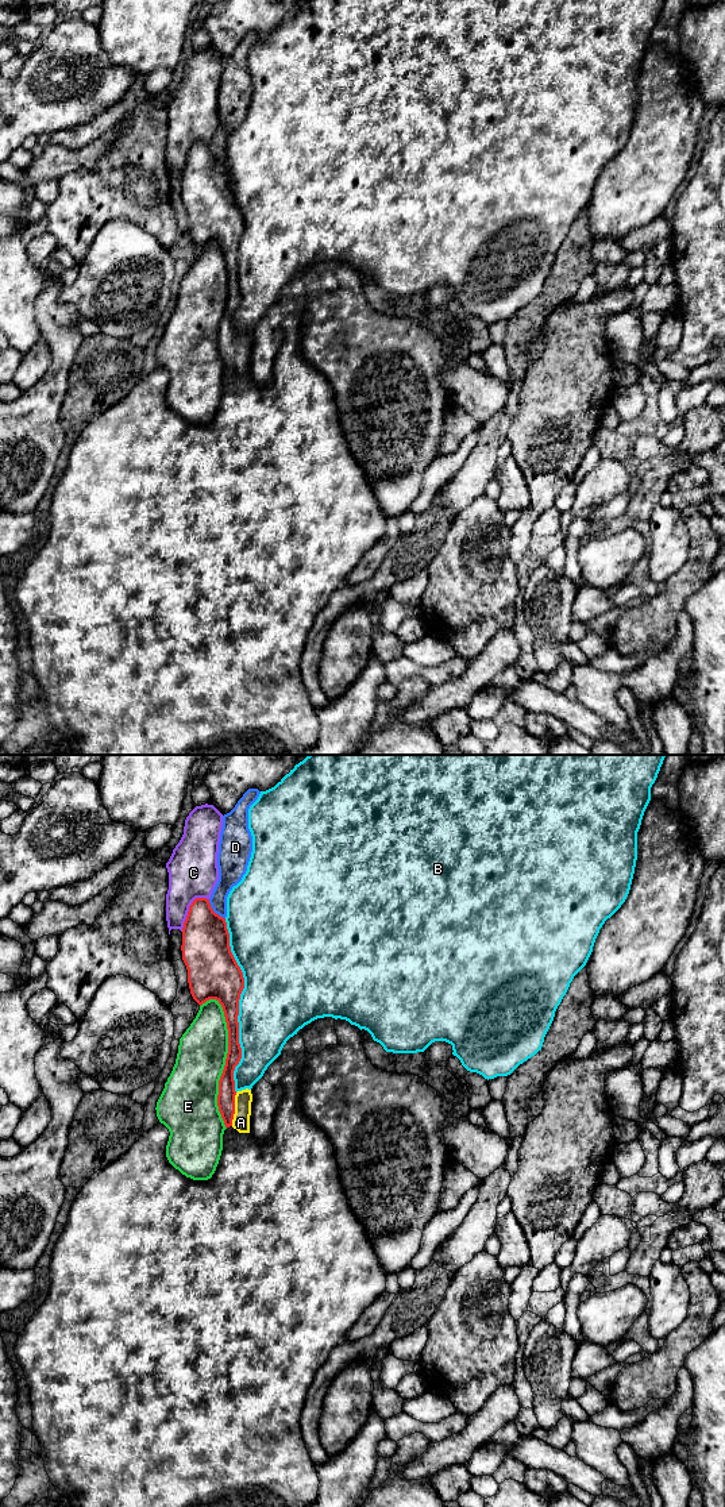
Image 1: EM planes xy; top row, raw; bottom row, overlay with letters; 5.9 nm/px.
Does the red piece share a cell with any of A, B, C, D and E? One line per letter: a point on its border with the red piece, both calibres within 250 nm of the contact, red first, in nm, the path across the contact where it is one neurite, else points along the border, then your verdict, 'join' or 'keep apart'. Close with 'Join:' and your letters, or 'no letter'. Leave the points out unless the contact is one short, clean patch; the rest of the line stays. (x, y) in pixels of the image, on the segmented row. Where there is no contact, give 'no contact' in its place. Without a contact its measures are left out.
A: xy (234, 1109) | 110/100 nm | across xy (226, 1099), (234, 1109), (240, 1122) | join
B: xy (238, 1005) | 300/440 nm | keep apart
C: xy (189, 909) | 280/300 nm | keep apart
D: xy (212, 910) | 280/140 nm | keep apart
E: xy (226, 1062) | 110/300 nm | keep apart
Join: A

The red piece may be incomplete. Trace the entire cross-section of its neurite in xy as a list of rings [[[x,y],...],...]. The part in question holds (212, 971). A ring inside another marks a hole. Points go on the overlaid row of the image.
[[[196,898],[182,928],[182,960],[193,999],[201,1006],[216,999],[228,1029],[228,1053],[219,1080],[217,1106],[225,1128],[250,1133],[251,1090],[235,1091],[234,1071],[242,1059],[239,1044],[239,999],[244,978],[230,947],[225,918],[211,907],[209,899]]]

